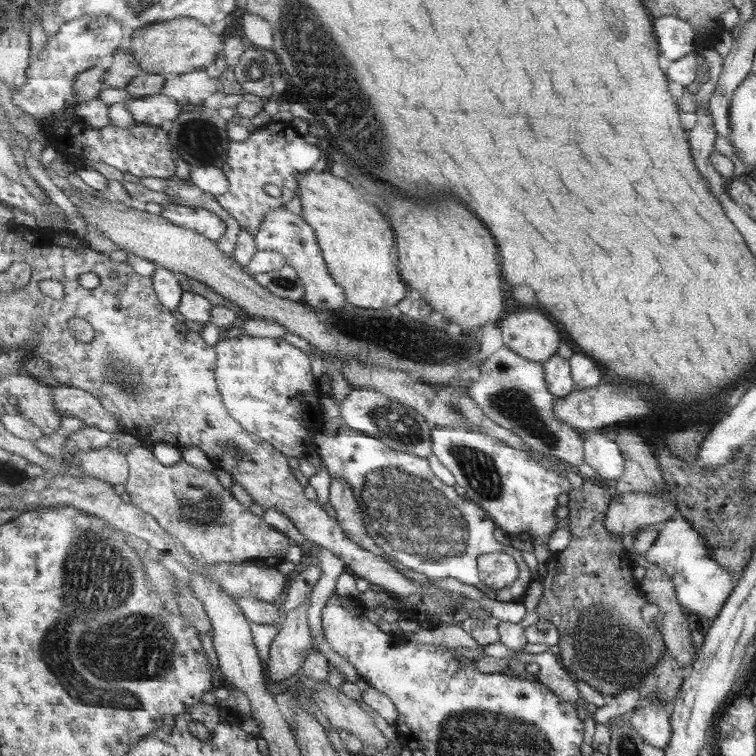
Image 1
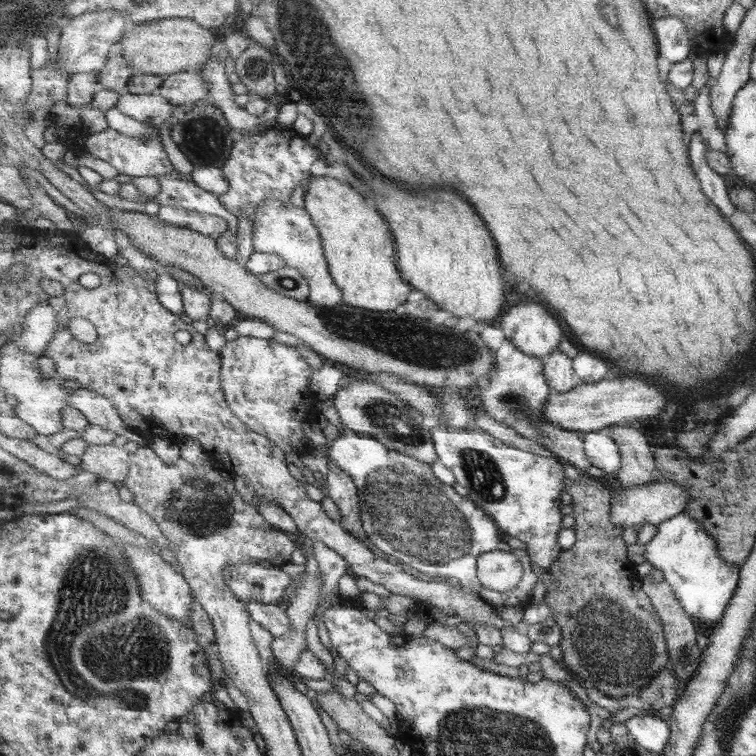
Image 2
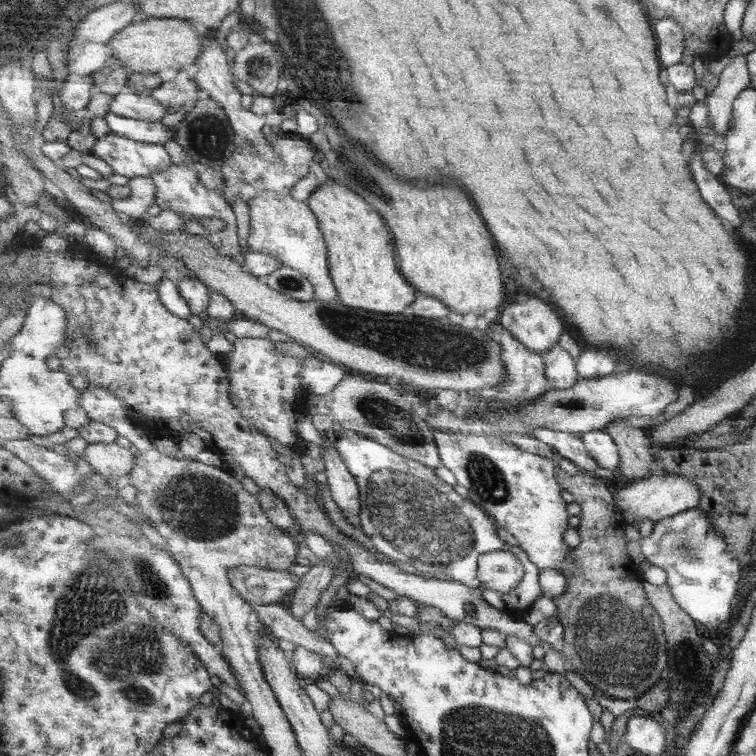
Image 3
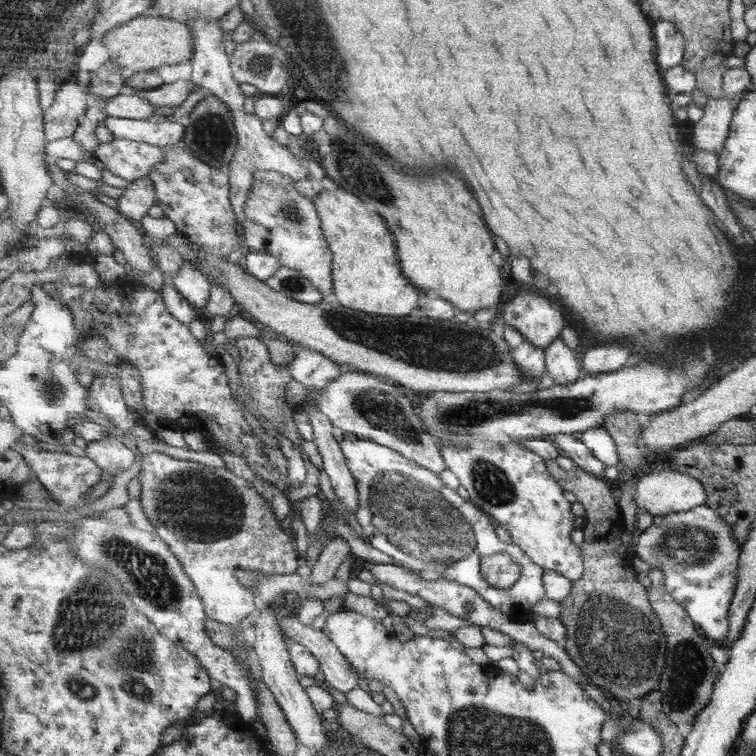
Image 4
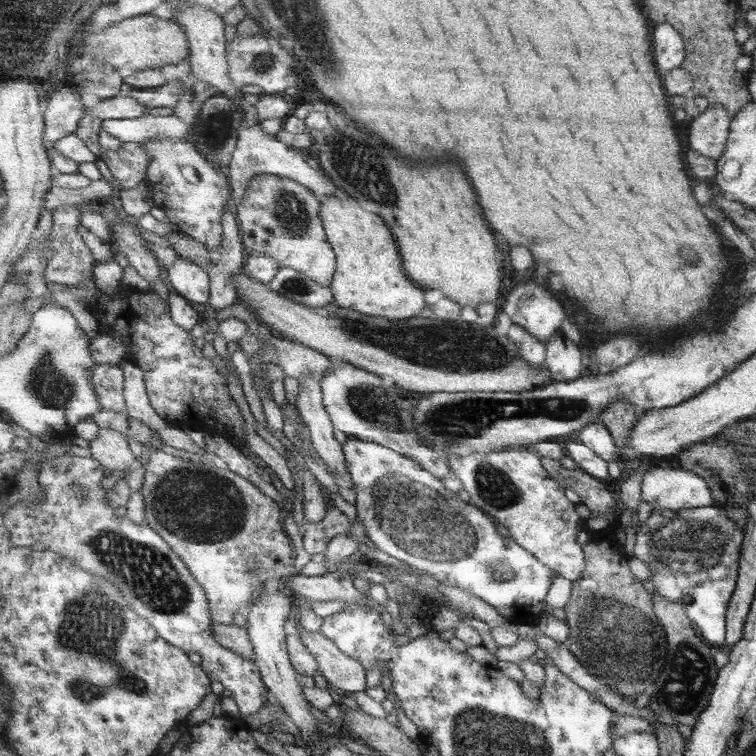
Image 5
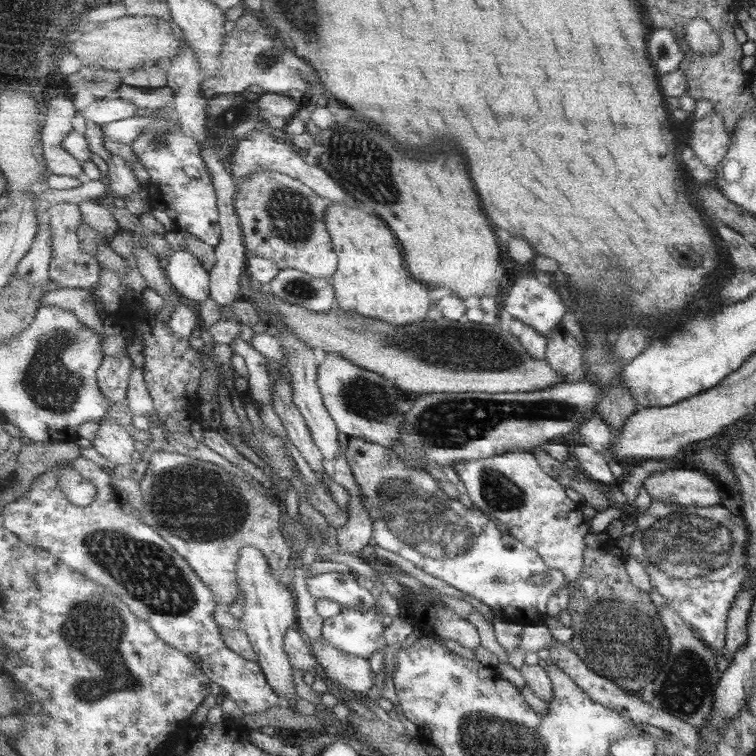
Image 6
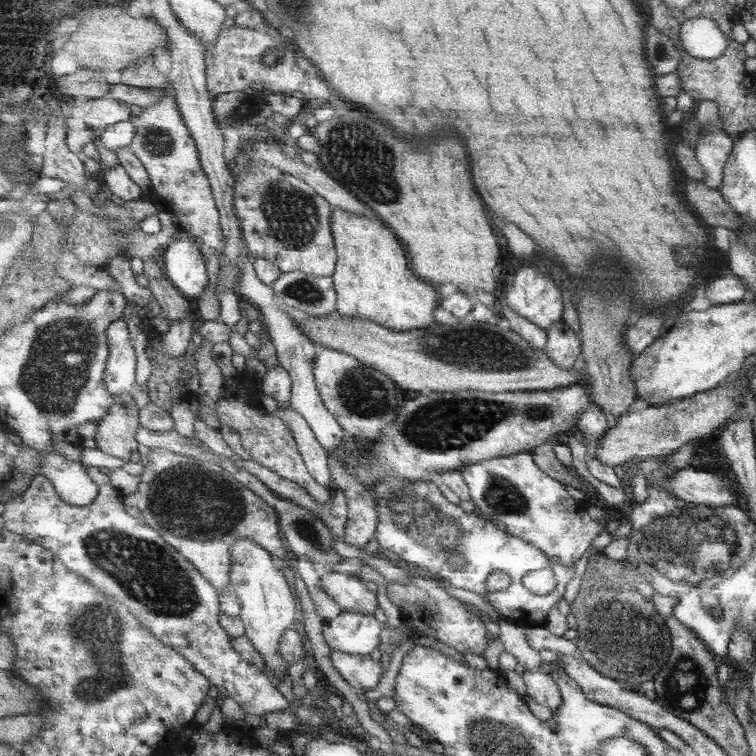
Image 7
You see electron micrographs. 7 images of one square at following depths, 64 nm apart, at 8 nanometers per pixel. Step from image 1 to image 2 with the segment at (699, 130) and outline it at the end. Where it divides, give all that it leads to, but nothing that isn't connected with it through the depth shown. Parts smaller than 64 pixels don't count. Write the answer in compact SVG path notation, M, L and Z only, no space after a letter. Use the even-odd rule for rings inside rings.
M698 131L693 134L693 140L691 140L691 160L693 160L693 168L695 168L695 174L701 182L701 188L703 192L707 194L707 198L721 210L723 216L729 218L729 214L735 214L736 204L731 200L729 190L731 186L730 179L719 174L709 166L707 162L707 152L710 148L705 144L703 136Z

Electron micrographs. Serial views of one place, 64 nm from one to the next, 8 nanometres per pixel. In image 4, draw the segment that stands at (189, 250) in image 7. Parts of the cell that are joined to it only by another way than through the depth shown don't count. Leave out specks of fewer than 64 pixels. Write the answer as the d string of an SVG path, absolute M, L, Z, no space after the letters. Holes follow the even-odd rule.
M189 263L181 267L170 282L193 306L203 308L210 302L213 283L205 271Z

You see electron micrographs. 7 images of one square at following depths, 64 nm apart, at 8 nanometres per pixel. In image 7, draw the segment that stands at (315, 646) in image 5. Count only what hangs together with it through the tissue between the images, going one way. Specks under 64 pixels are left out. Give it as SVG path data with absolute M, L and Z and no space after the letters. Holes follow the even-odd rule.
M331 649L329 656L341 677L362 692L375 688L385 672L383 664L370 655L352 655Z

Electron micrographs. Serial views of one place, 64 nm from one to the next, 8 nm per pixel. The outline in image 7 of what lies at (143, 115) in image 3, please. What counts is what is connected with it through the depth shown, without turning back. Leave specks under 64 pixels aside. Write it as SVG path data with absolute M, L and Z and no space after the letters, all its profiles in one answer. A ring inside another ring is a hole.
M111 98L86 101L85 104L70 109L73 117L87 122L92 129L104 131L107 126L125 122L131 118L129 104Z

